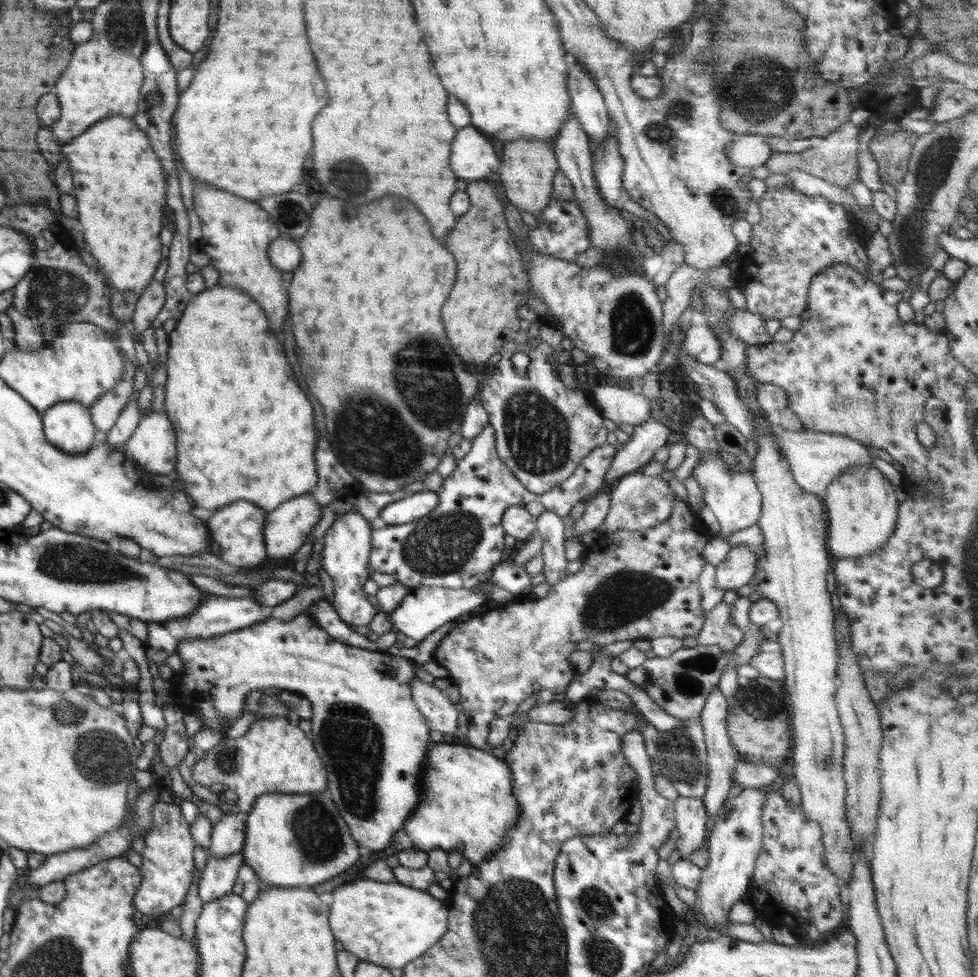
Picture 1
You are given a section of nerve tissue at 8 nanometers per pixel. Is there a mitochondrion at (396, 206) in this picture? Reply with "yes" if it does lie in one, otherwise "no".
yes

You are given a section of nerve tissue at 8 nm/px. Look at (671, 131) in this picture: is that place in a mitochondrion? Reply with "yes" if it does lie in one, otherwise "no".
yes

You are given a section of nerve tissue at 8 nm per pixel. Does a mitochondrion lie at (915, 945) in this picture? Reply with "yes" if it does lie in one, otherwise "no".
no

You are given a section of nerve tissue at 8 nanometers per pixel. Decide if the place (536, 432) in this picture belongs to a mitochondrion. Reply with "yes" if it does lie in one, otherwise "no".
yes

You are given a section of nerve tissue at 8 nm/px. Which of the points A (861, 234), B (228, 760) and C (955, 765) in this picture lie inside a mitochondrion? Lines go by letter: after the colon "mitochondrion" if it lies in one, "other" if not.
A: other
B: mitochondrion
C: other

